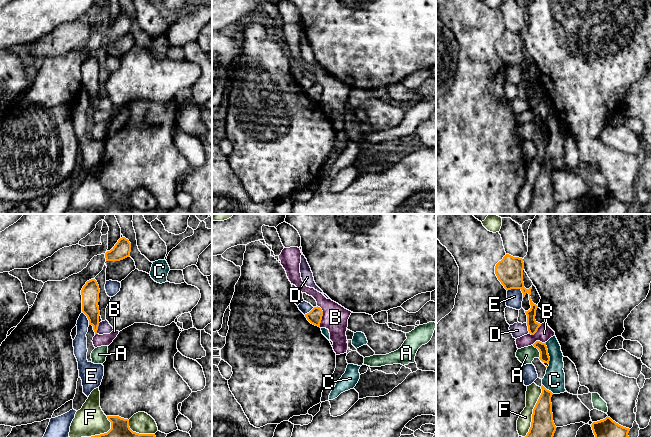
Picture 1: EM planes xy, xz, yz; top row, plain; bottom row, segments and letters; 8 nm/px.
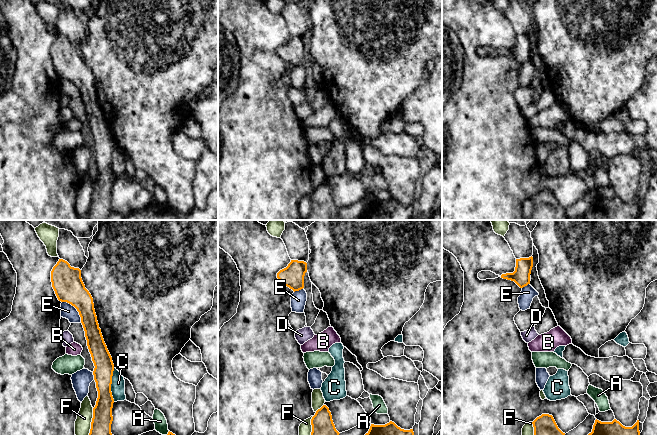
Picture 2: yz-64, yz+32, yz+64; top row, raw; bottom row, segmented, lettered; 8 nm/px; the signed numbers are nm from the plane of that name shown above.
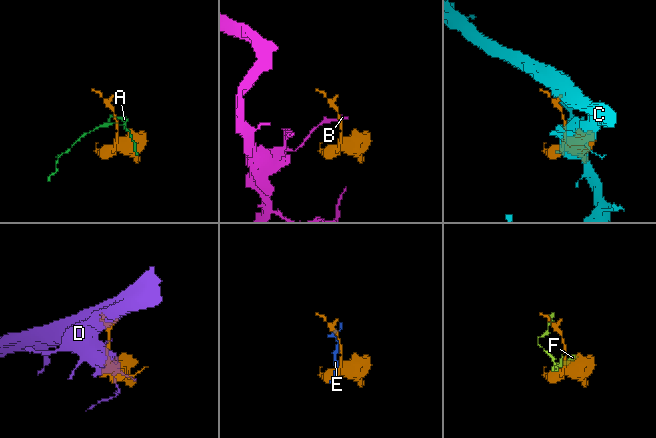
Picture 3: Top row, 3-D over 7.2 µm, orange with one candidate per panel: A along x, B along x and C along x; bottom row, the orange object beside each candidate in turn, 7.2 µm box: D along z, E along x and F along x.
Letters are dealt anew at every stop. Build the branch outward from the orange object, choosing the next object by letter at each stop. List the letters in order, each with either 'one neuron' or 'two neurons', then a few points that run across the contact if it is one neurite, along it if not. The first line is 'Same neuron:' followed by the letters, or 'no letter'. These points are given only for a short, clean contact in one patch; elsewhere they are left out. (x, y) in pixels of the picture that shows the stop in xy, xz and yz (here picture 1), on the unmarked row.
Same neuron: no letter
A: two neurons
B: two neurons; line xz (317, 81), (322, 87), (320, 102)
C: two neurons; line yz (545, 118), (549, 139)
D: two neurons; line xy (99, 99), (96, 109)
E: two neurons
F: two neurons

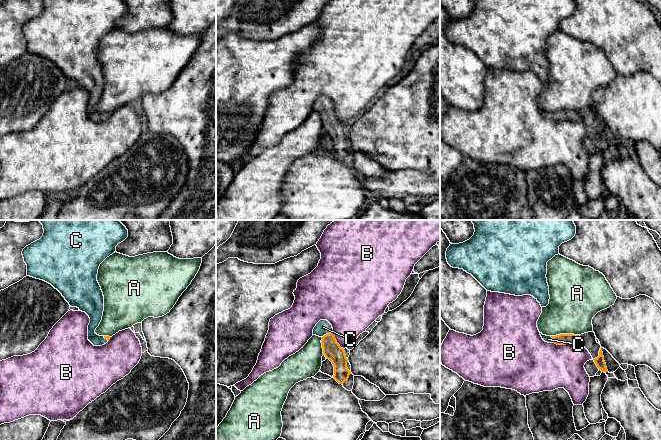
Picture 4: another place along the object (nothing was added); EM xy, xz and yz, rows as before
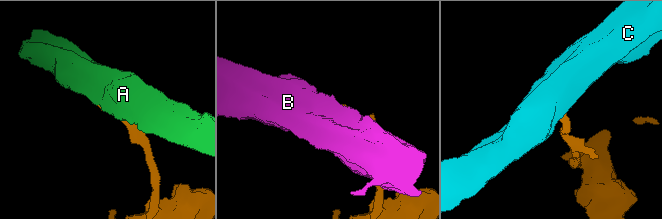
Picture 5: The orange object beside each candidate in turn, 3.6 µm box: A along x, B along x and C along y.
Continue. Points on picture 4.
Same neuron: C
A: two neurons; line yz (578, 110), (556, 110), (551, 112)
B: two neurons; line yz (553, 117), (557, 120), (581, 120)
C: one neuron; line xz (331, 125), (327, 110), (323, 103)

